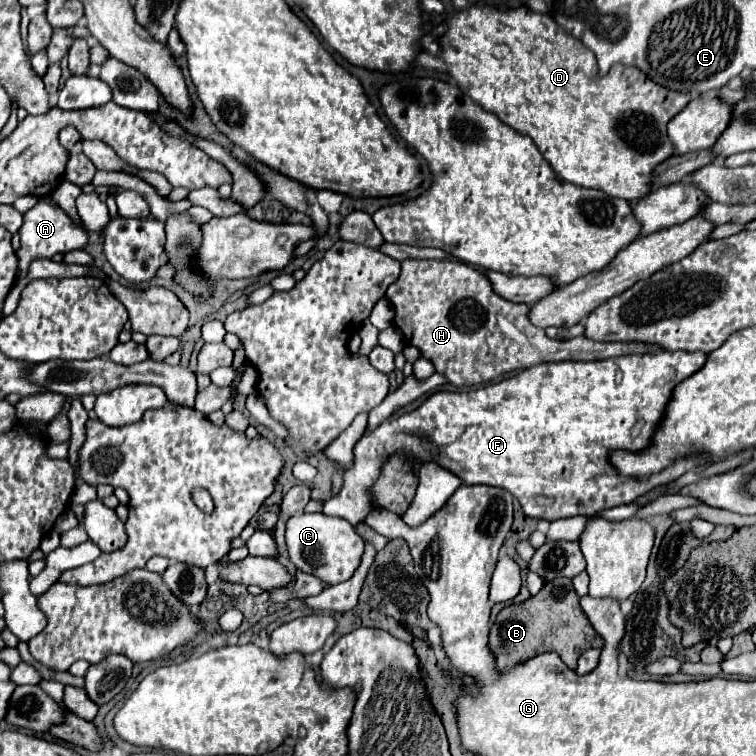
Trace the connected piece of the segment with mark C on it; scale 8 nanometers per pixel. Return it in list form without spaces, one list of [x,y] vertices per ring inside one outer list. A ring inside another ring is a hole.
[[[321,512],[291,516],[291,520],[287,522],[285,538],[289,548],[289,558],[295,564],[295,568],[305,574],[317,576],[321,582],[329,586],[349,580],[361,564],[363,540],[355,532],[355,528],[347,524],[347,520],[323,516]]]

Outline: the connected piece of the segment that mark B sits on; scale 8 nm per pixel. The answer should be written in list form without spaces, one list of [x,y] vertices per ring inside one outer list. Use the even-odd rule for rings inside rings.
[[[567,578],[545,582],[535,598],[519,606],[507,606],[499,612],[489,632],[489,650],[497,662],[497,670],[505,672],[529,658],[545,652],[555,652],[571,668],[577,668],[579,656],[589,648],[603,648],[603,638],[593,630],[585,612],[579,606],[577,592]]]

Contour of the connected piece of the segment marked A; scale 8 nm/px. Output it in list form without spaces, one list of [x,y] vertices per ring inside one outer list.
[[[37,202],[25,216],[23,216],[23,226],[19,230],[21,236],[21,250],[17,252],[19,258],[19,274],[17,278],[21,280],[23,276],[27,276],[29,264],[35,258],[51,258],[55,254],[67,254],[71,250],[85,250],[87,246],[87,230],[85,226],[79,222],[73,222],[73,218],[69,214],[65,214],[61,208],[49,204],[49,202]]]

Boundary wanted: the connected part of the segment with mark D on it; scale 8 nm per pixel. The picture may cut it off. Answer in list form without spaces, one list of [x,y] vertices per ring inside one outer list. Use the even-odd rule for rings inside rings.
[[[471,6],[467,10],[457,10],[455,14],[449,16],[449,28],[447,32],[441,36],[441,48],[443,48],[443,54],[441,58],[447,62],[447,70],[449,74],[457,80],[457,84],[461,86],[461,90],[465,90],[467,94],[475,94],[475,102],[487,110],[487,112],[493,112],[503,124],[507,124],[509,128],[513,128],[515,132],[519,134],[525,134],[529,138],[533,138],[533,142],[537,144],[539,152],[545,156],[545,160],[551,164],[551,168],[567,182],[571,184],[577,184],[577,186],[583,186],[583,188],[595,188],[595,190],[603,190],[607,192],[609,196],[615,196],[615,198],[623,198],[627,202],[631,200],[641,200],[645,198],[647,194],[651,194],[653,186],[651,186],[651,176],[653,176],[653,170],[657,164],[665,162],[667,158],[673,156],[673,144],[671,140],[667,138],[667,122],[687,106],[687,102],[691,100],[691,96],[687,92],[675,92],[675,90],[667,90],[659,84],[655,84],[653,80],[649,80],[639,68],[633,68],[633,66],[613,66],[603,78],[599,76],[597,72],[597,60],[595,56],[591,54],[591,50],[581,42],[581,40],[575,40],[571,34],[563,32],[561,26],[547,14],[539,14],[539,12],[533,12],[533,10],[527,10],[527,8],[517,8],[517,10],[497,10],[493,6],[483,6],[483,8],[477,8],[477,6]]]

